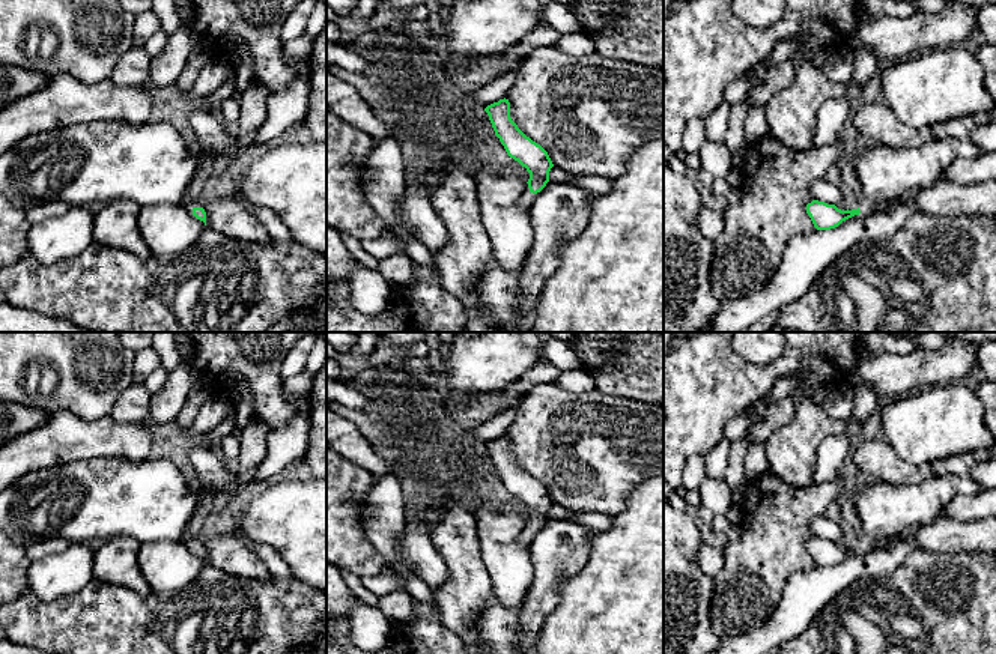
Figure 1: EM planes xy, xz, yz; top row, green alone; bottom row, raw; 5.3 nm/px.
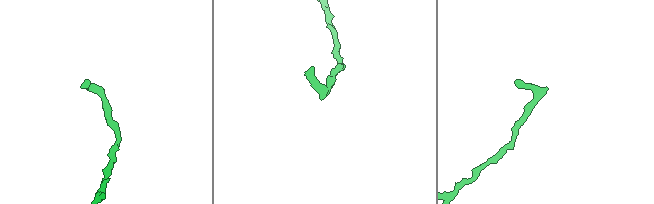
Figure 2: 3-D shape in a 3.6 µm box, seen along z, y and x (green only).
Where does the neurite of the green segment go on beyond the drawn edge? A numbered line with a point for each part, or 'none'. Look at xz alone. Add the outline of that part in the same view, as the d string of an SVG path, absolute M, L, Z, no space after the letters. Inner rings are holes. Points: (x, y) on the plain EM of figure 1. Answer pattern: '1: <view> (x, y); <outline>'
1: xz (525, 537); M525 529L519 534L519 544L522 547L530 547L531 541L533 541L533 535L534 535L534 531L533 529Z

